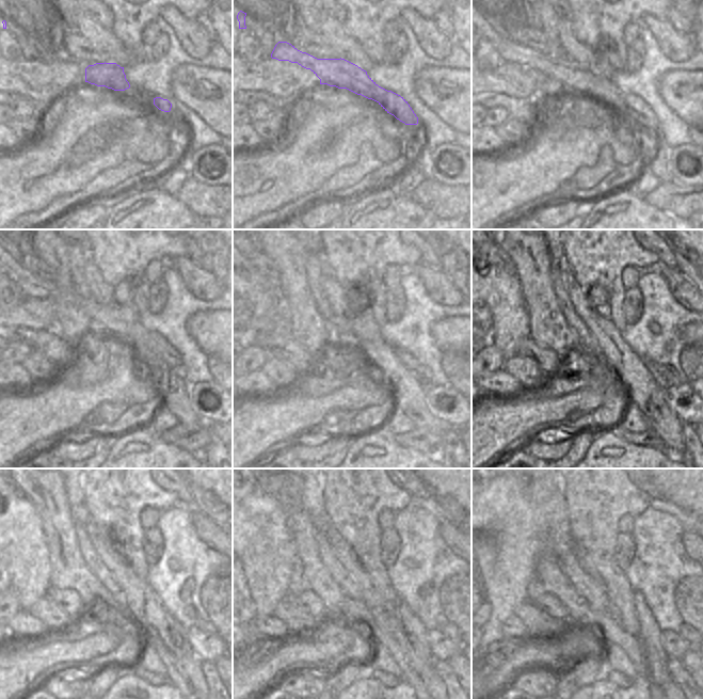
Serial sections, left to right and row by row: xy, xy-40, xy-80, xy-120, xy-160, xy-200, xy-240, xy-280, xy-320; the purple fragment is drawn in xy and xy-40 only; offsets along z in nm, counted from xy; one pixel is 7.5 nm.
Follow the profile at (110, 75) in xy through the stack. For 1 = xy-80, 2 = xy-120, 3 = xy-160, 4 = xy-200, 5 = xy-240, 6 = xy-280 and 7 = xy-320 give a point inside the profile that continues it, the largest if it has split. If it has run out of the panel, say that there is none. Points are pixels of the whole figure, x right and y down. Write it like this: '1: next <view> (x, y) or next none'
1: next xy-80 (573, 76)
2: next xy-120 (102, 319)
3: next xy-160 (421, 372)
4: next xy-200 (665, 376)
5: next xy-240 (206, 626)
6: next xy-280 (448, 630)
7: next xy-320 (688, 633)

